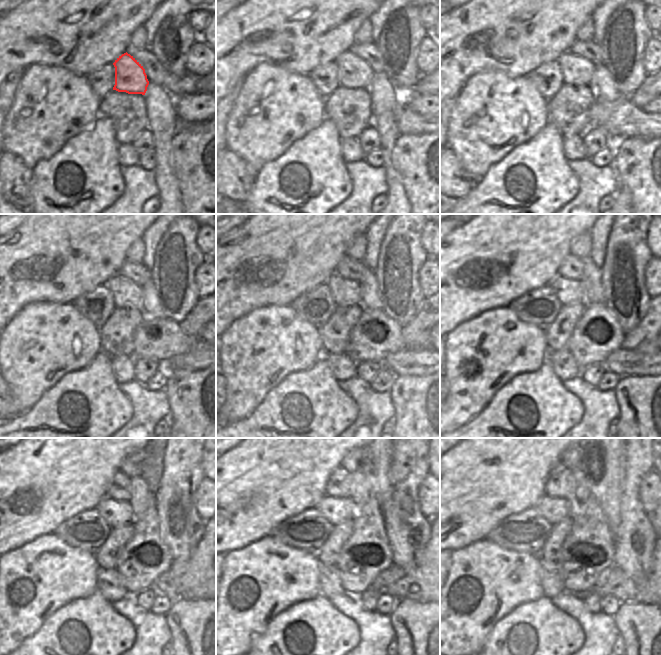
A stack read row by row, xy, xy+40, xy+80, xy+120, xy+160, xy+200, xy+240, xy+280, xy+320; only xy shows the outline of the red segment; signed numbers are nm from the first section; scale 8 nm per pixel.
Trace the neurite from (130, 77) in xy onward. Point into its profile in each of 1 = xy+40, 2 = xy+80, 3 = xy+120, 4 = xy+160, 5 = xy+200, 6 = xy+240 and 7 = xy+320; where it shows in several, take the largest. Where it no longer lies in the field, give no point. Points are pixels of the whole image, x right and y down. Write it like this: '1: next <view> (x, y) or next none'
1: next xy+40 (354, 72)
2: next xy+80 (577, 71)
3: next xy+120 (126, 294)
4: next xy+160 (344, 292)
5: next xy+200 (568, 291)
6: next xy+240 (117, 514)
7: next xy+320 (554, 510)

